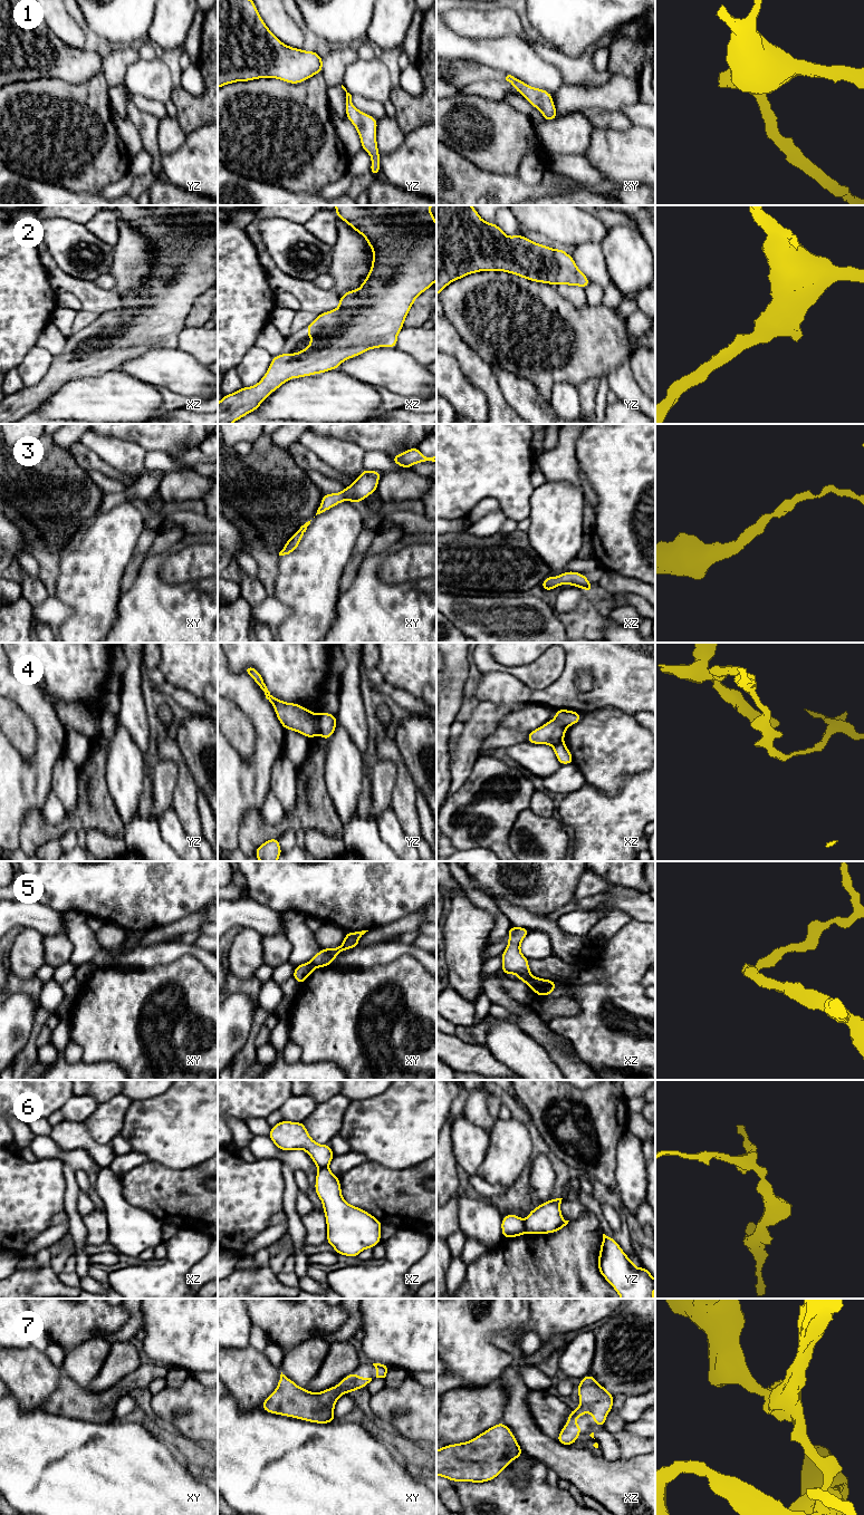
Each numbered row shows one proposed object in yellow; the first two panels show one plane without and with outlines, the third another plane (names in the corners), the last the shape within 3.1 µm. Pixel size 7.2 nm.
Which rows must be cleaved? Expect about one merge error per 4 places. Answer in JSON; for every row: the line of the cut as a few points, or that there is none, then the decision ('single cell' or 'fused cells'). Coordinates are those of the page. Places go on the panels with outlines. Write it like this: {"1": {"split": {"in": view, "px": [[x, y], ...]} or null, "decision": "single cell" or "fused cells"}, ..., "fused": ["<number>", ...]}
{"1": {"split": null, "decision": "single cell"}, "2": {"split": null, "decision": "single cell"}, "3": {"split": null, "decision": "single cell"}, "4": {"split": {"in": "yz", "px": [[318, 715], [319, 733]]}, "decision": "fused cells"}, "5": {"split": {"in": "xz", "px": [[534, 977], [527, 983]]}, "decision": "fused cells"}, "6": {"split": {"in": "yz", "px": [[522, 1221], [526, 1232]]}, "decision": "fused cells"}, "7": {"split": null, "decision": "single cell"}, "fused": ["4", "5", "6"]}

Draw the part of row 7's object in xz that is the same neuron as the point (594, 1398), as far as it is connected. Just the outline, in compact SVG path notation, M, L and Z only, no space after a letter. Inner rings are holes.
M585 1376L578 1387L579 1407L570 1410L567 1424L563 1427L556 1440L561 1445L572 1446L576 1442L582 1427L575 1424L575 1418L580 1418L585 1412L591 1412L596 1427L605 1425L607 1413L613 1409L614 1395L611 1395L597 1380L591 1376Z

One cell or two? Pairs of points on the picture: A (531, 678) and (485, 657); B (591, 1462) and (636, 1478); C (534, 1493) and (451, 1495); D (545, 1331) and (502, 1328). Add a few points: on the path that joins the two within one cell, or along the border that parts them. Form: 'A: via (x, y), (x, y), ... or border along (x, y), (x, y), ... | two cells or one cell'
A: via (520, 672), (496, 667) | one cell
B: via (602, 1473), (607, 1478), (625, 1478) | one cell
C: border along (452, 1482), (461, 1503) | two cells
D: border along (530, 1310), (528, 1320), (520, 1328), (521, 1335) | two cells

